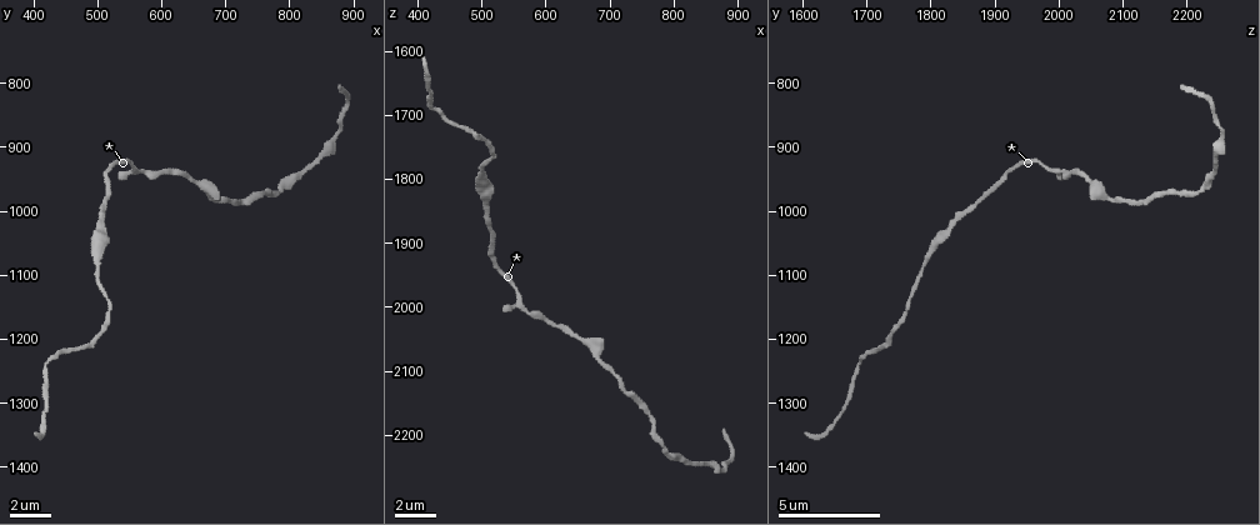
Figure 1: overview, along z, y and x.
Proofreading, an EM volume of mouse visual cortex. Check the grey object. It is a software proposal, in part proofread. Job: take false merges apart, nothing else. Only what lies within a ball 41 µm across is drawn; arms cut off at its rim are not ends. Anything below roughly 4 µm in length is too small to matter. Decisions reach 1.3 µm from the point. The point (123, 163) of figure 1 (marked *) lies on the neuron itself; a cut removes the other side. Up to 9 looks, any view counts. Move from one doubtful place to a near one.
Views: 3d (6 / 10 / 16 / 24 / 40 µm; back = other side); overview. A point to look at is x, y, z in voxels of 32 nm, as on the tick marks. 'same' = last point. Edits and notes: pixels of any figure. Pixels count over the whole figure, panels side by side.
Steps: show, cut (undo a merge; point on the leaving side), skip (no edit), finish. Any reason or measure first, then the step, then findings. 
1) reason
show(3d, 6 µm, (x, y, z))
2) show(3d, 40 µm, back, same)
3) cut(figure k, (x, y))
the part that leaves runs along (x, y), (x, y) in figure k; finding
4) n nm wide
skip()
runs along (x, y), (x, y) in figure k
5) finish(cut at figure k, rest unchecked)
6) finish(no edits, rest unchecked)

sudden change in width
show(3d, 10 µm, (560, 940, 1995))

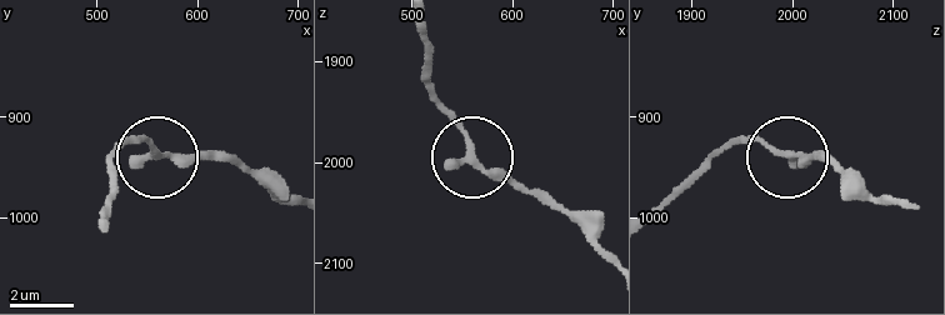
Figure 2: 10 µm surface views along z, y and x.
skip()
runs along (451, 116), (476, 156), (538, 200) in figure 2; all the same neuron

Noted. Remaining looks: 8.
thick turns thin
show(3d, 10 µm, (690, 985, 2085))

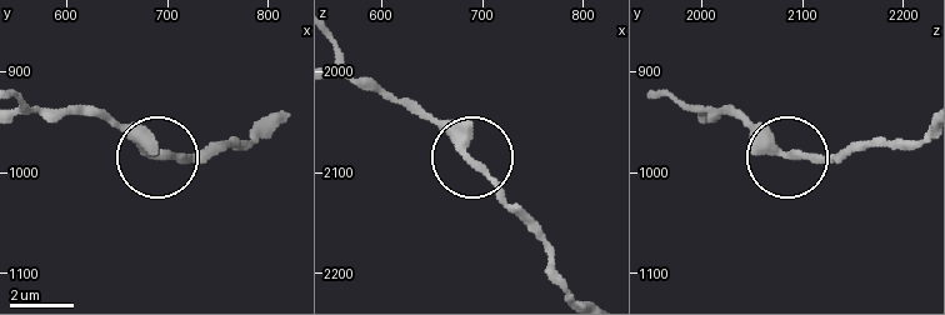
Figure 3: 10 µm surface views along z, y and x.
other side
show(3d, 10 µm, back, (688, 982, 2088))

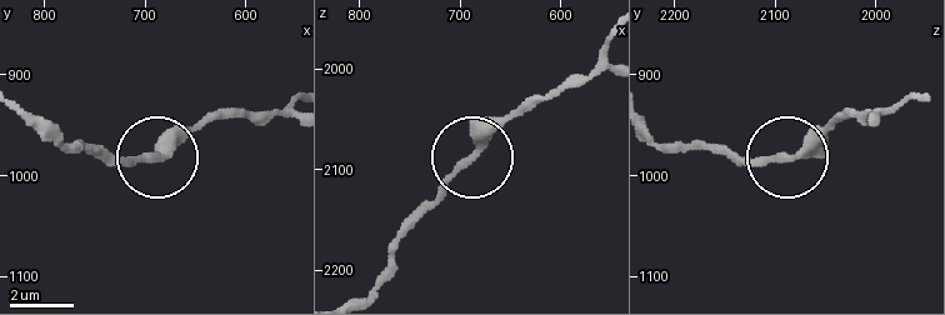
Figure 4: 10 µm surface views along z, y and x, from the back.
320 nm wide
skip()
runs along (921, 99), (835, 118), (788, 155), (725, 155) in figure 4; continuous, no second neuron

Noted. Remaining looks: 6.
show(3d, 10 µm, (775, 970, 2210))

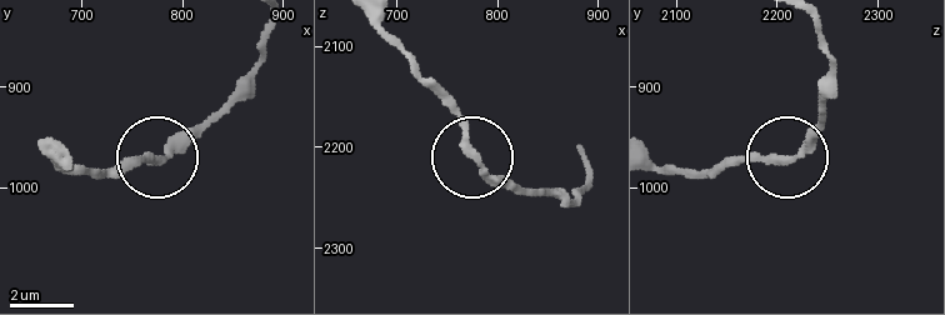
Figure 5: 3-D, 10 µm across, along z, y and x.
240 nm wide
skip()
runs along (373, 26), (453, 115), (469, 155), (523, 193) in figure 5; all the same neuron

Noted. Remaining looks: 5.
calibre changes
show(3d, 16 µm, (500, 1080, 1795))

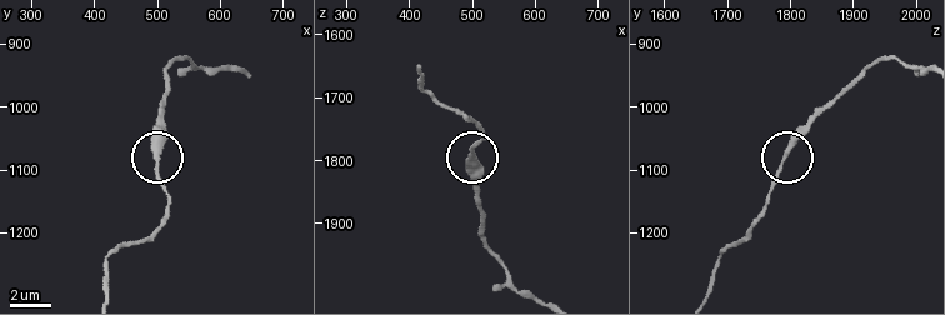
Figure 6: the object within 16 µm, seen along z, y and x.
skip()
runs along (180, 59), (168, 74), (158, 160), (168, 214) in figure 6; one neuron here

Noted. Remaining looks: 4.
finish(no edits, rest unchecked)

